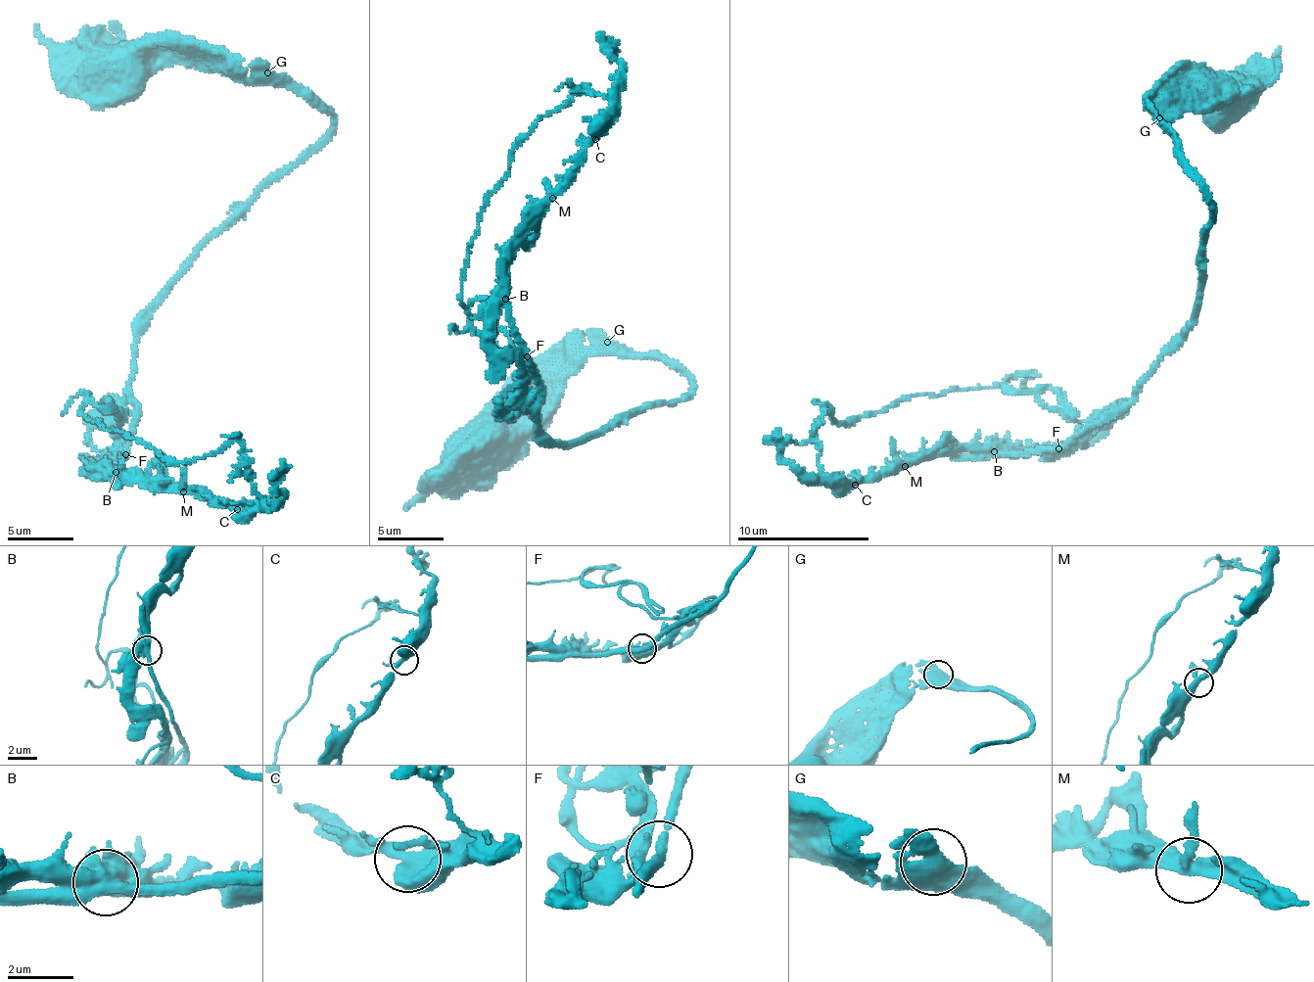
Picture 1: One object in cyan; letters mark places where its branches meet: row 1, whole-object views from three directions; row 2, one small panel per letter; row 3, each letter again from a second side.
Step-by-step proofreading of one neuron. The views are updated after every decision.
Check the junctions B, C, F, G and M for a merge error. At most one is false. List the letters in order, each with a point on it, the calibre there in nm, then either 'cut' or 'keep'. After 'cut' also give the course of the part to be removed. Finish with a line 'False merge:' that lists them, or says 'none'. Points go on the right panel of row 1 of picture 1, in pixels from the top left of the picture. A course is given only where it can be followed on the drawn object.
B: (994, 451) | 500 nm | keep
C: (855, 485) | 360 nm | keep
F: (1058, 448) | 240 nm | keep
G: (1159, 117) | 280 nm | keep
M: (905, 466) | 340 nm | keep
False merge: none

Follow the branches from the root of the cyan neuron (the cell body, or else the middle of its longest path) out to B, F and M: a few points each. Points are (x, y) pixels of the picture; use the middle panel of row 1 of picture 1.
B: (475, 453), (515, 436), (590, 355), (666, 356), (692, 386), (557, 445), (538, 426), (541, 381), (506, 300)
F: (475, 453), (515, 436), (590, 355), (666, 356), (692, 386), (562, 446), (538, 426), (541, 381), (528, 355)
M: (475, 453), (590, 355), (666, 356), (692, 386), (562, 446), (538, 426), (506, 254), (552, 198)

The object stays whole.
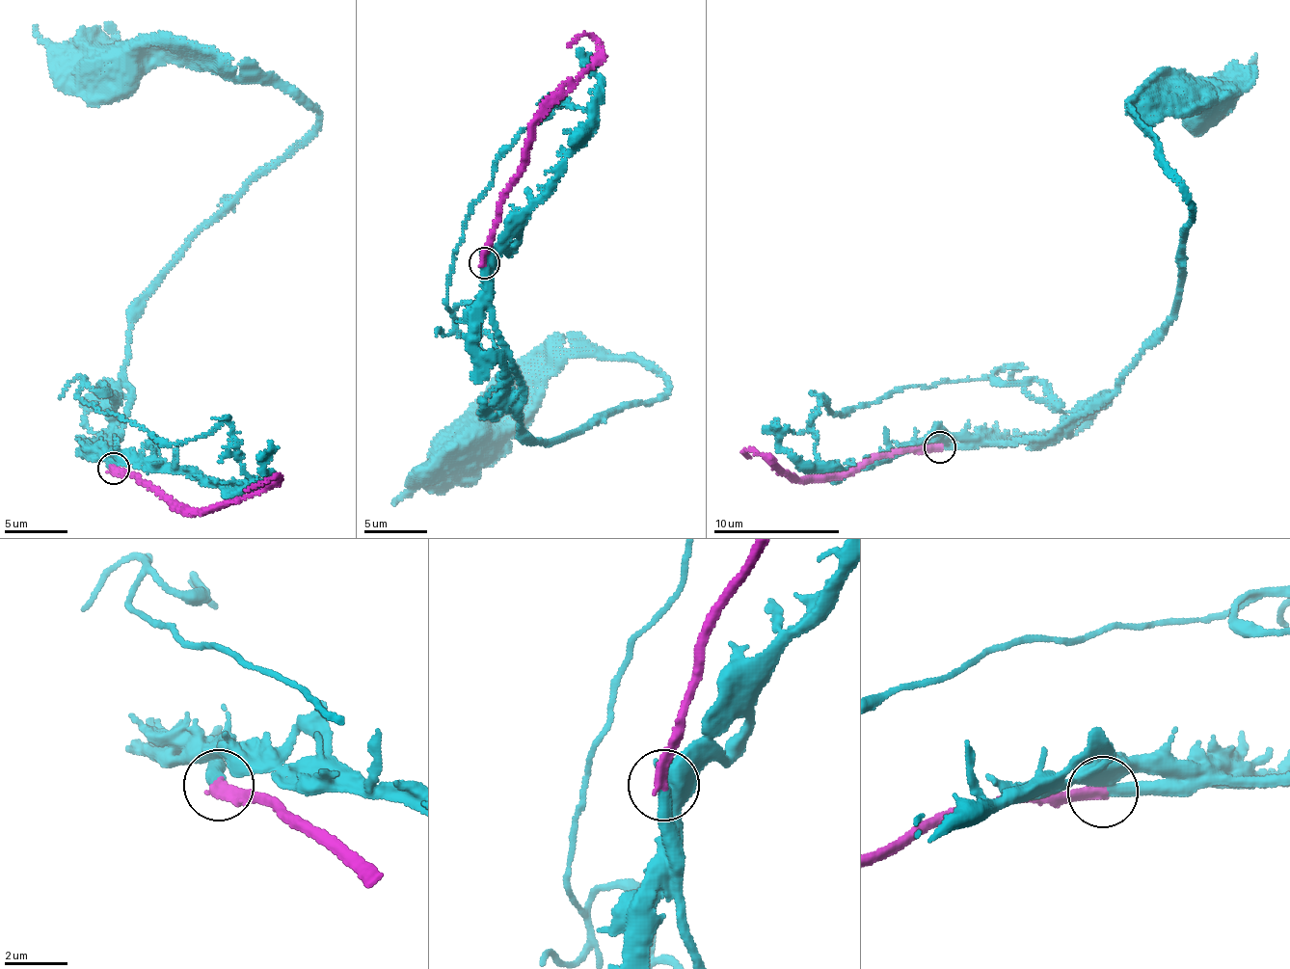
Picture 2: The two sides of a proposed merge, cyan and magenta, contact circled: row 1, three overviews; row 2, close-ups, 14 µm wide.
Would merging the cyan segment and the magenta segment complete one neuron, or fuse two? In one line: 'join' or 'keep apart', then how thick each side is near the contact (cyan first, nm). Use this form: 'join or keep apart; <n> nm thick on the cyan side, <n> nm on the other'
join; 320 nm thick on the cyan side, 400 nm on the other

